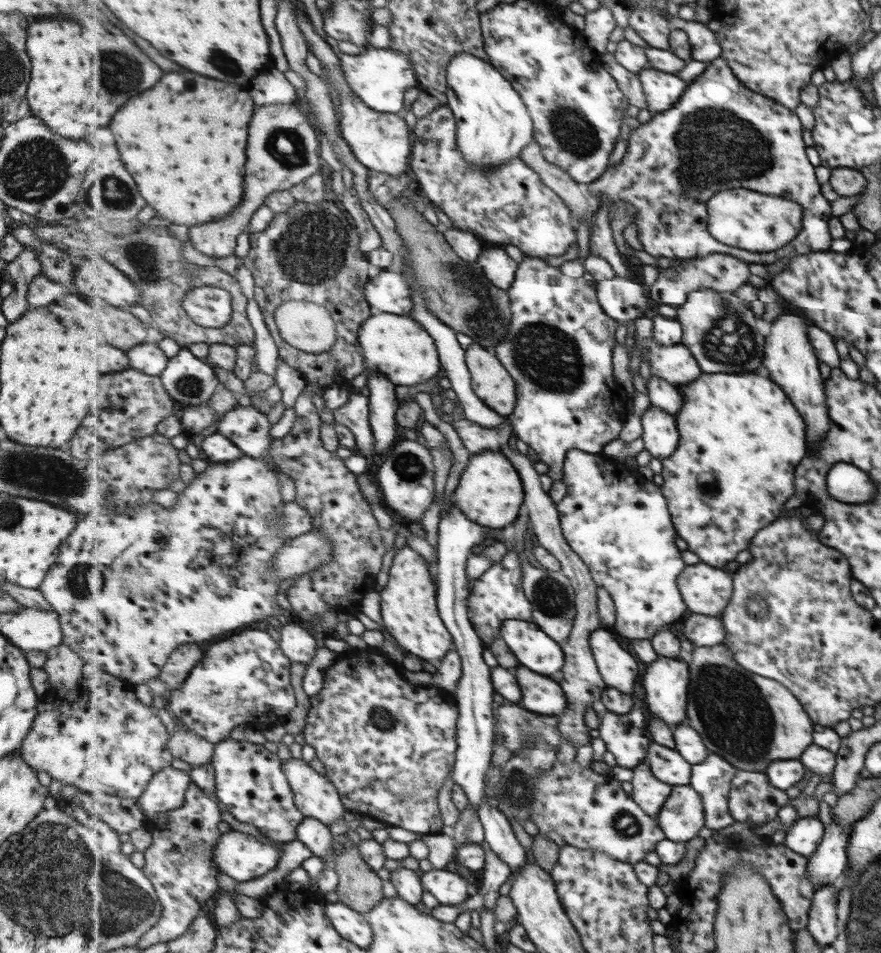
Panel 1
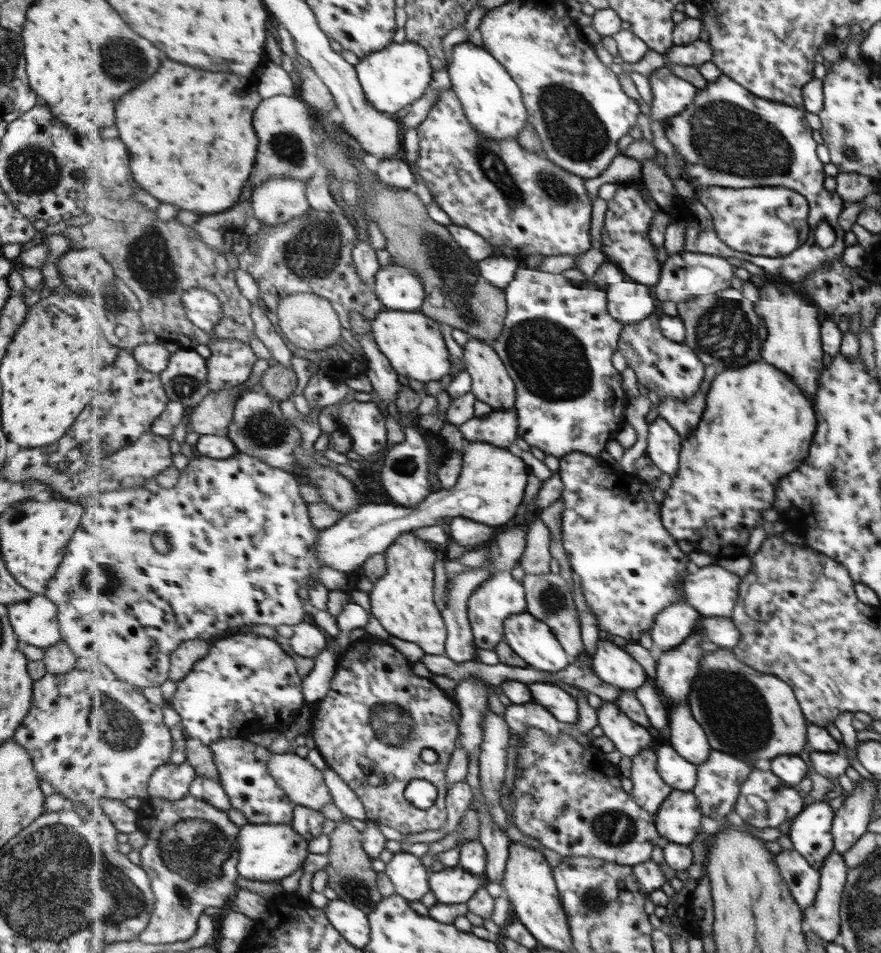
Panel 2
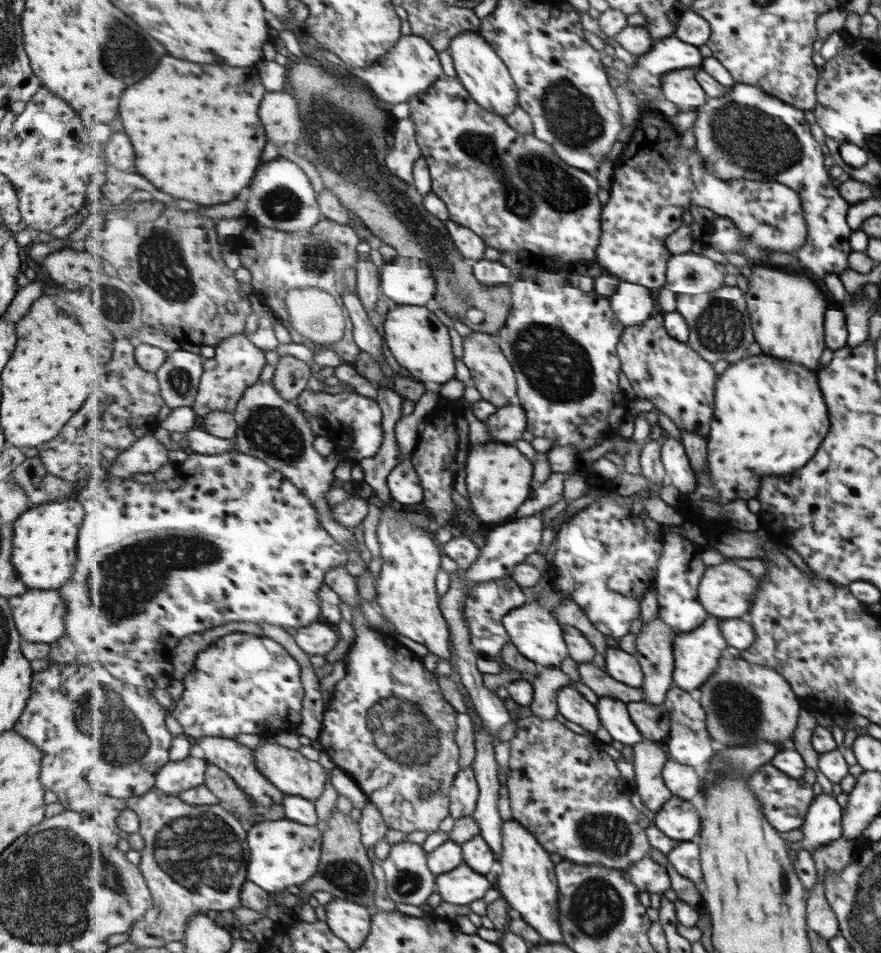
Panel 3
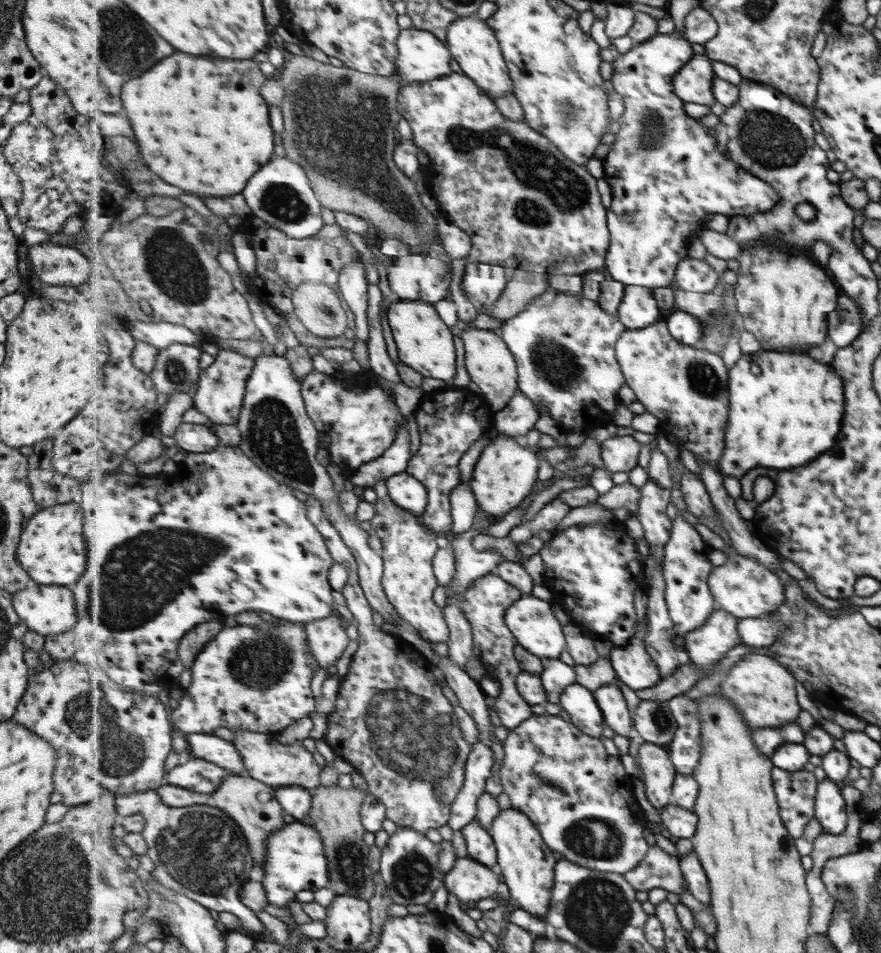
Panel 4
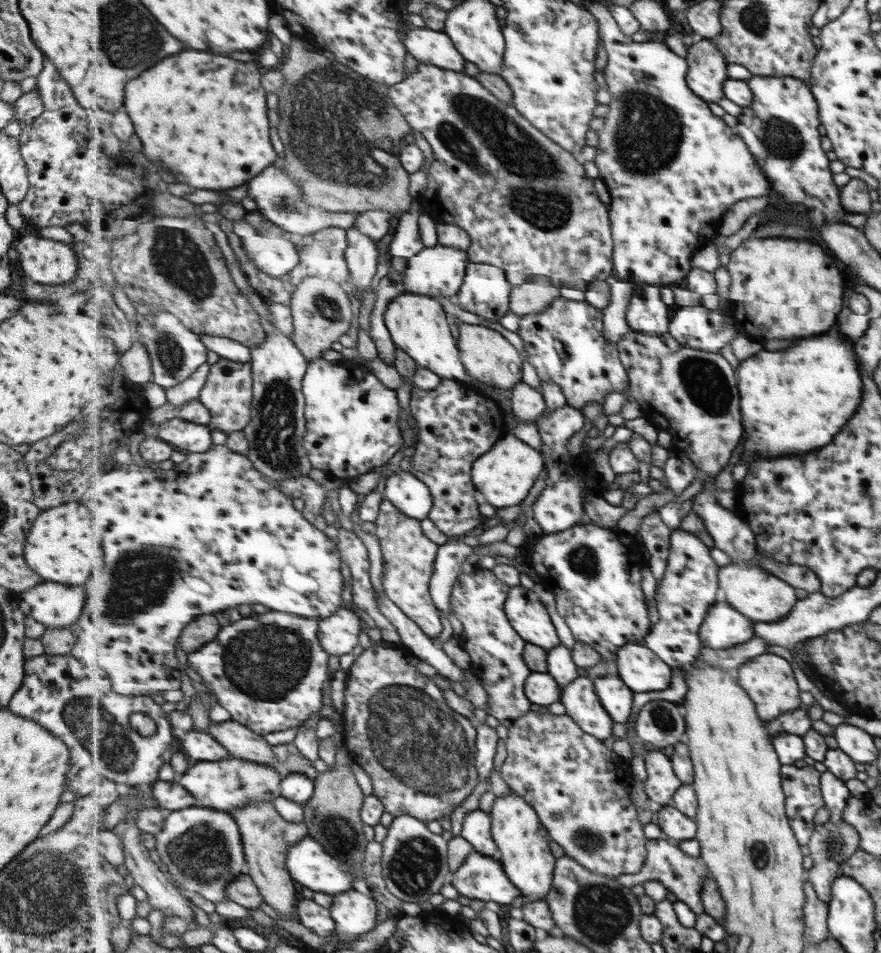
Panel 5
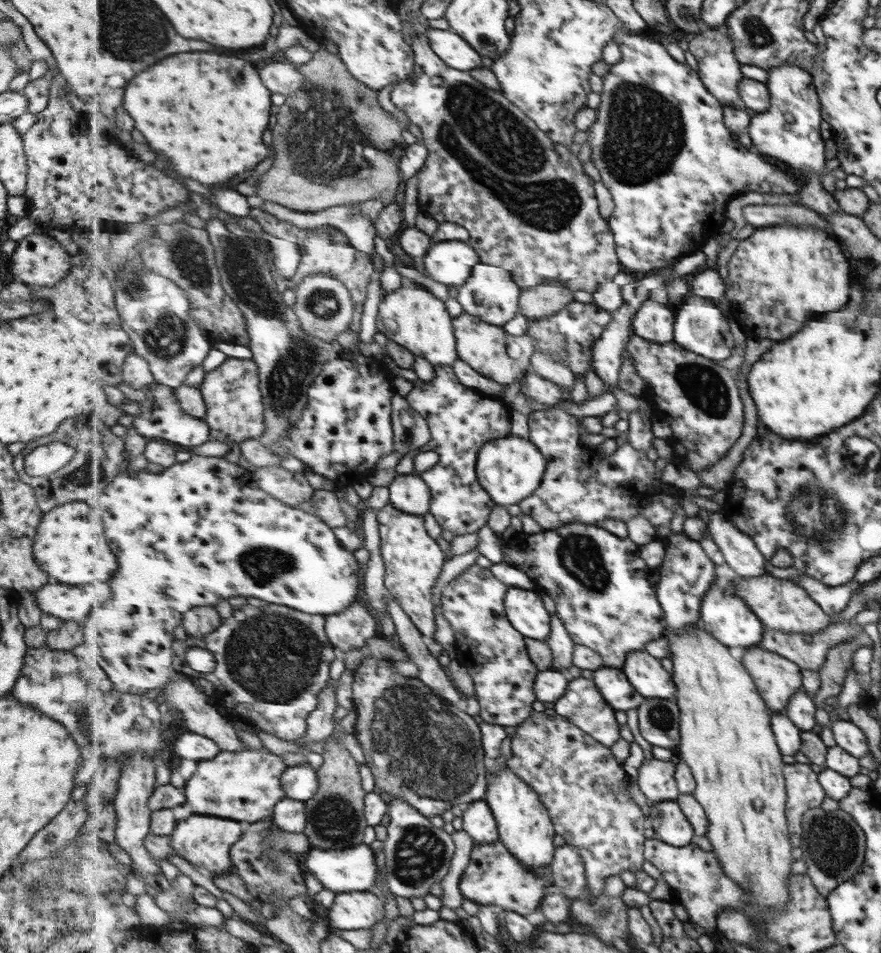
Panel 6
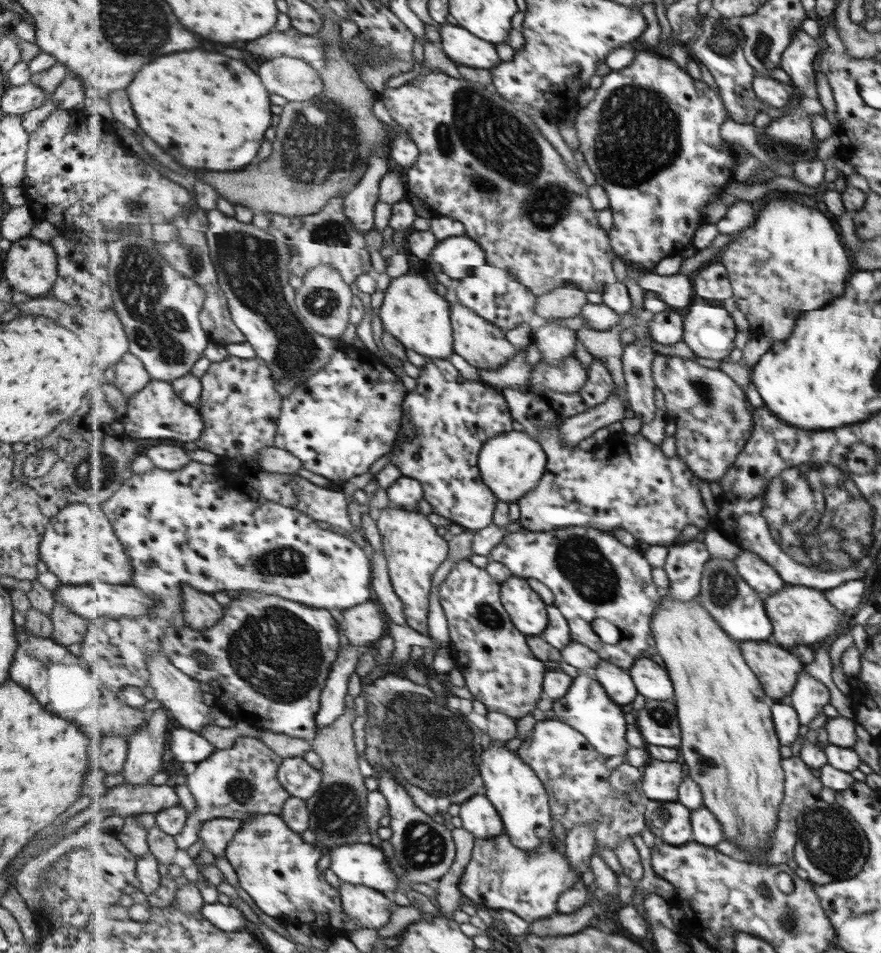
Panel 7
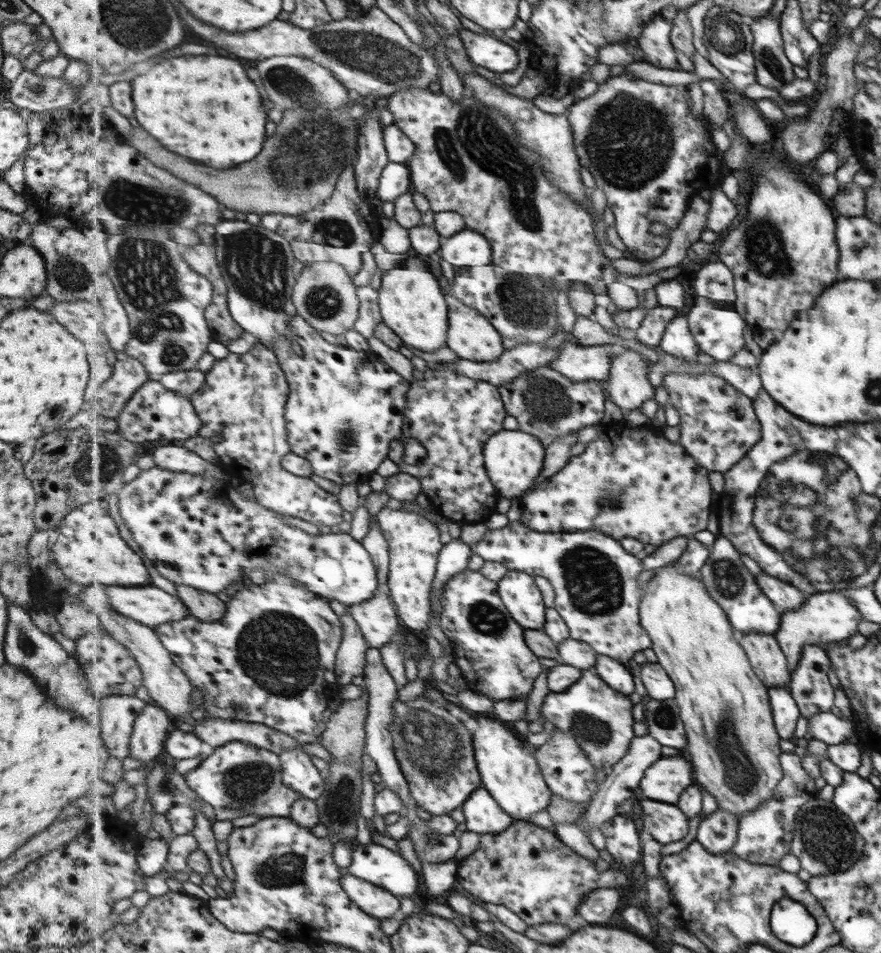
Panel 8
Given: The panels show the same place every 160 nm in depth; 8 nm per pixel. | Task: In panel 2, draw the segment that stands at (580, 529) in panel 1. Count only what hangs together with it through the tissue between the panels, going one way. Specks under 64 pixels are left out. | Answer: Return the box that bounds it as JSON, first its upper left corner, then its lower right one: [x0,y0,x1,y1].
[557,452,692,640]

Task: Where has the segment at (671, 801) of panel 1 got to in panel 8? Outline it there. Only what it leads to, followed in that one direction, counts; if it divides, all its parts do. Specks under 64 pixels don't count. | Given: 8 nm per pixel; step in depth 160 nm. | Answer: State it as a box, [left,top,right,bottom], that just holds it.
[640,798,689,845]

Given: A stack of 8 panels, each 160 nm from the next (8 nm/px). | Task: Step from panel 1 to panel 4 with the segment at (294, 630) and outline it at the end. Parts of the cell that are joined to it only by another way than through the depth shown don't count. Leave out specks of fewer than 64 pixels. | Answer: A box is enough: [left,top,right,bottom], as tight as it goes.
[306,614,355,668]

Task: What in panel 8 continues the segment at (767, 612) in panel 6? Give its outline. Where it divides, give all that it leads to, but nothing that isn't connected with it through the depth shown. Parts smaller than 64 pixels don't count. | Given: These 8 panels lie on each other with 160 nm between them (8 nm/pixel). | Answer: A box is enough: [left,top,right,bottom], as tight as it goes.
[773,591,861,672]

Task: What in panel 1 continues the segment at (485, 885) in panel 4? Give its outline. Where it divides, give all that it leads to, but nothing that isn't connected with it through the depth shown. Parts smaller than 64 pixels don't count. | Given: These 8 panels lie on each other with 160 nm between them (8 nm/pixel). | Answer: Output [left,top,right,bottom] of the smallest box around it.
[421,867,470,905]

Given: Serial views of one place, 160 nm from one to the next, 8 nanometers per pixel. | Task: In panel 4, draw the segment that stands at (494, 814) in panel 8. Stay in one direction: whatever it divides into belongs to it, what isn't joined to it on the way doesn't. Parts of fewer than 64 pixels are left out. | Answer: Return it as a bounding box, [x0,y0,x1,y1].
[463,819,498,868]

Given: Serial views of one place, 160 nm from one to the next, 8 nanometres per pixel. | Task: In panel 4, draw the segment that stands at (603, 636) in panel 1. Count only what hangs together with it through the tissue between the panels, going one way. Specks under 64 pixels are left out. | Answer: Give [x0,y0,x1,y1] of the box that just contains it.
[608,616,662,692]

